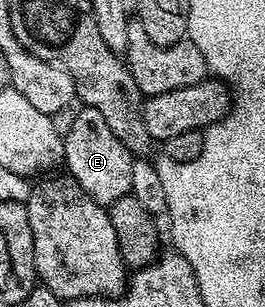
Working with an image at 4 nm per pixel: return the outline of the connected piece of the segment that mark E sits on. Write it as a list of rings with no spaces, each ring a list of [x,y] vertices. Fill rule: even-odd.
[[[86,107],[78,110],[73,127],[63,137],[63,161],[73,180],[104,207],[110,207],[114,201],[131,193],[133,154],[124,147],[121,139],[117,139],[117,135],[113,135],[101,111]]]

